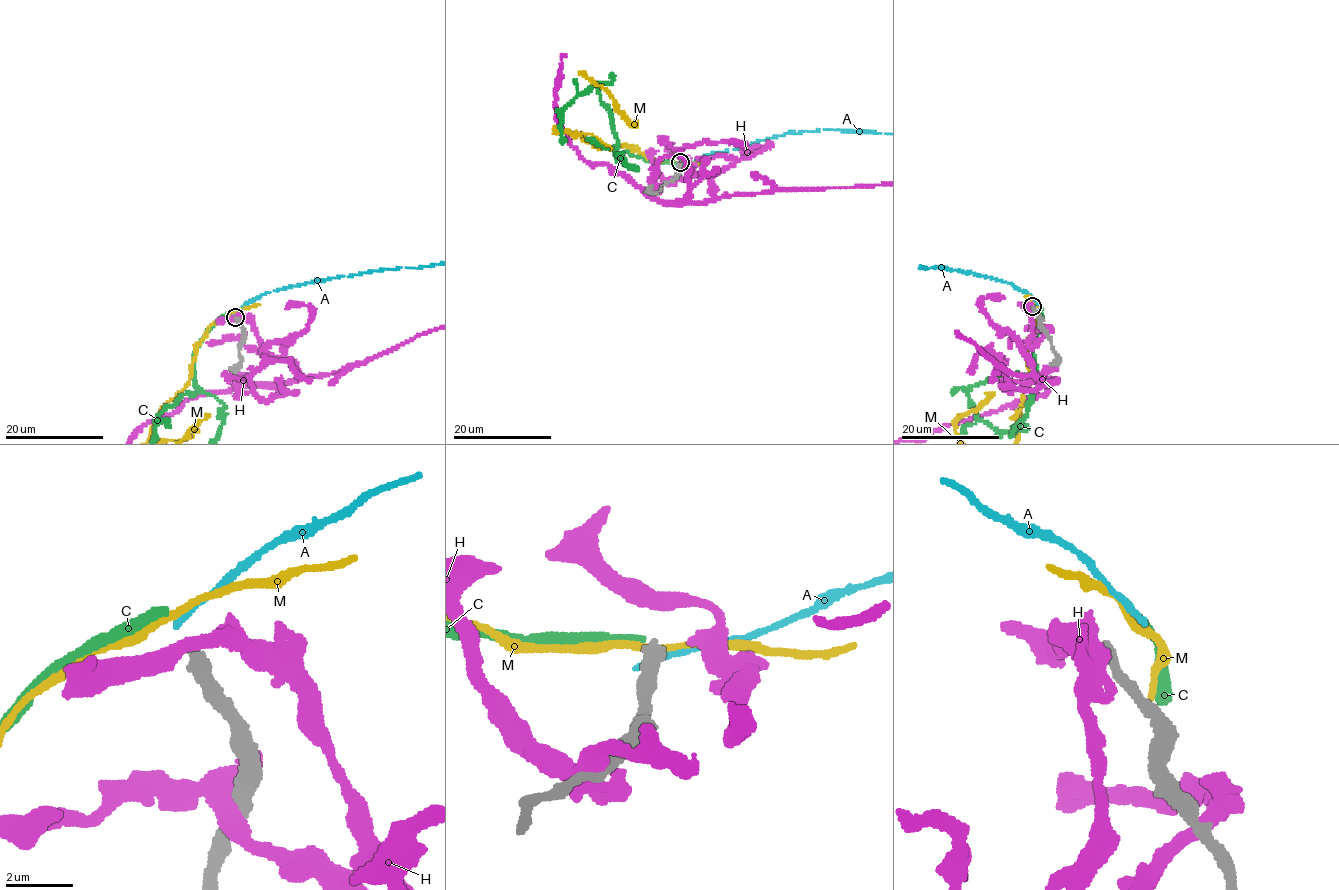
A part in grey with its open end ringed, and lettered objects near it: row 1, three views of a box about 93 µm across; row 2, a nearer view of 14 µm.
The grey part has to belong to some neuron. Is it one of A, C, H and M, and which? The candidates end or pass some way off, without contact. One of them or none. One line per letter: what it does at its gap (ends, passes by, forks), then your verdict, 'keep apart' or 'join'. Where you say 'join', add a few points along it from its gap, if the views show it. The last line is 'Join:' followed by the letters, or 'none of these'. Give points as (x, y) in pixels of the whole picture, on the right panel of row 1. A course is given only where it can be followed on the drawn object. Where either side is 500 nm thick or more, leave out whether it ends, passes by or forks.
A: it ends; keep apart
C: it ends; keep apart
H: it passes by; keep apart
M: it passes by; keep apart
Join: none of these

